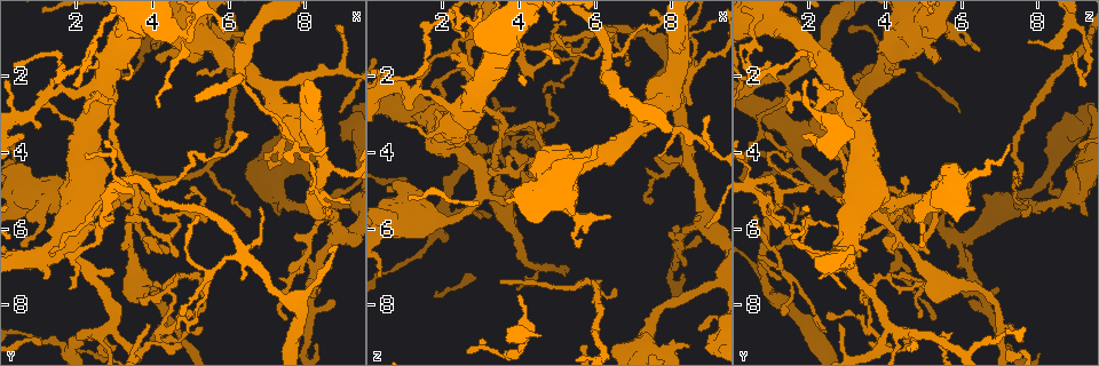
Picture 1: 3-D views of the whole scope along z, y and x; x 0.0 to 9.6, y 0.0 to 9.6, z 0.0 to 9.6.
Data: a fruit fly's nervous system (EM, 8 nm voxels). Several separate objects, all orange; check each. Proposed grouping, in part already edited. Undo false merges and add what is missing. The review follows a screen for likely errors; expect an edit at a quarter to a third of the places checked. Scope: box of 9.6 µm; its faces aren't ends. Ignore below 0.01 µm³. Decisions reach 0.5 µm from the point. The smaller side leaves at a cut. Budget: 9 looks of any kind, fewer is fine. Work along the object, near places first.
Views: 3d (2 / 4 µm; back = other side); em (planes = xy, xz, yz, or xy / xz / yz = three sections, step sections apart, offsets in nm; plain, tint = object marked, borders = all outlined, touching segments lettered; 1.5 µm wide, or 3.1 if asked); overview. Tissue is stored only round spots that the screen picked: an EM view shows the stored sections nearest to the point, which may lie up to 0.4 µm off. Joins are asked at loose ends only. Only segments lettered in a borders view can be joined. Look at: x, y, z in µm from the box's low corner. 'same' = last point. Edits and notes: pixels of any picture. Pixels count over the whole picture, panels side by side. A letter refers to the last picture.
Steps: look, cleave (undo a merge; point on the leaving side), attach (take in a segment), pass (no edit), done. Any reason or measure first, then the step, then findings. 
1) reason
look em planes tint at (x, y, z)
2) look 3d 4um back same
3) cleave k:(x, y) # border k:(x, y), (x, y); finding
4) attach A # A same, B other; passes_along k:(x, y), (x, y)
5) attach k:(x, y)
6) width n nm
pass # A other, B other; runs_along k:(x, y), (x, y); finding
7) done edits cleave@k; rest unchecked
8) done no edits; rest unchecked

an open end
look 3d 4um at (1.20, 6.05, 3.10)

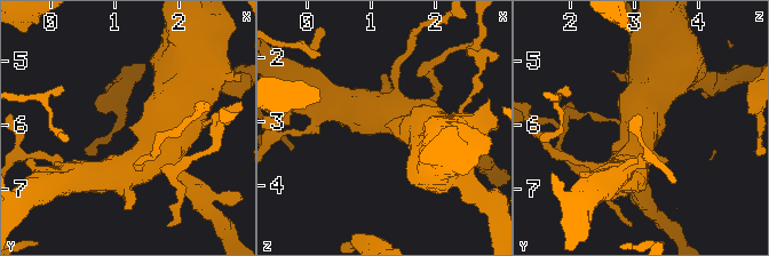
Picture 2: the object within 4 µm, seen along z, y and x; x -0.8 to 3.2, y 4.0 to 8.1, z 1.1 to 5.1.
shape alone is not enough
look em planes borders at (1.20, 6.05, 3.05)

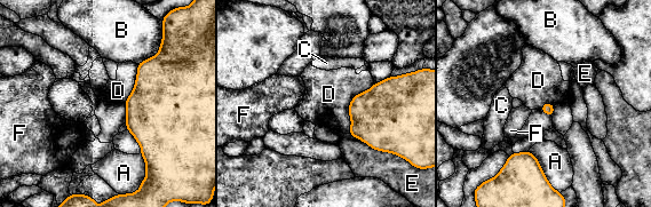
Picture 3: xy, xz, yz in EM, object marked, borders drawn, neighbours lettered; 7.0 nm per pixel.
pass # A other, B other, C other, D other, E other, F other; border 3:(374, 84), (351, 100), (348, 133); none of them fits

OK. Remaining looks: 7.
four-way junction
look 3d 4um at (3.00, 8.55, 4.00)

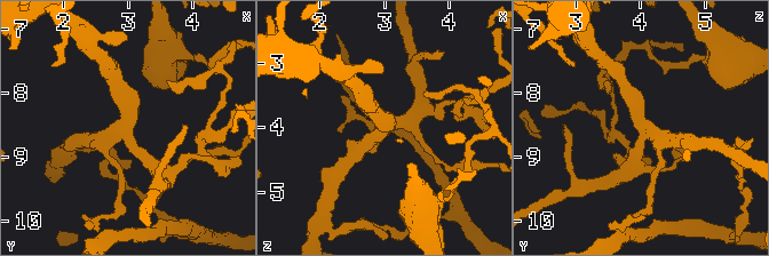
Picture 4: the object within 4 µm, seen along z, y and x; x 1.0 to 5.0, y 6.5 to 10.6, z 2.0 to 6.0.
arms 4; need the tissue
look em planes tint at (2.95, 8.55, 4.10)

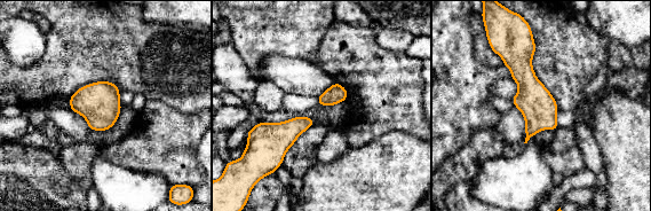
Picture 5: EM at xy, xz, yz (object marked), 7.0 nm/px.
see the neighbours
look em planes borders same

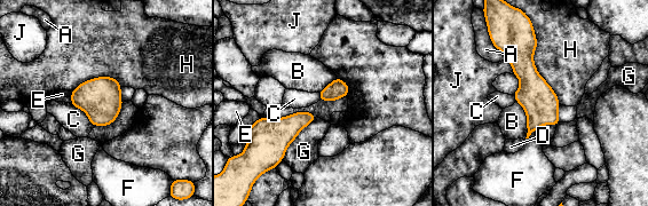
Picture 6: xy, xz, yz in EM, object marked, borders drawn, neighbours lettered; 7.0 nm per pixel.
pass # A other, B other, C other, D other, E other, F other, G other, H other, J other; border 6:(530, 20), (535, 68), (560, 103); one neuron here

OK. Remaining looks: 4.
an open end
look em yz step 4 borders at (8.05, 6.50, 6.05)

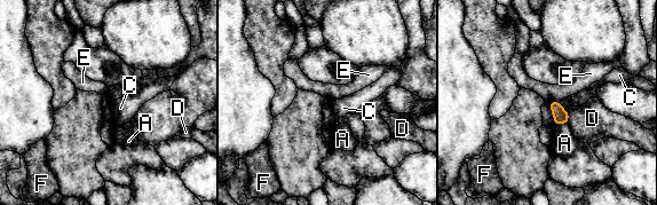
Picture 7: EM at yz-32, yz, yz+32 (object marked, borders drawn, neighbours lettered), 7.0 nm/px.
pass # A other, C other, D other, E other, F other; border 7:(559, 101), (548, 102); none of them fits

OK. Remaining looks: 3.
abrupt turn
look 3d 2um at (5.05, 4.10, 0.95)

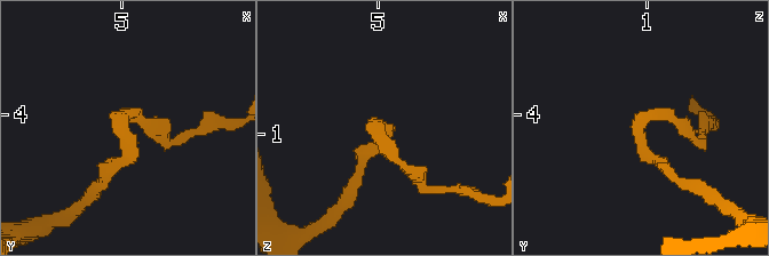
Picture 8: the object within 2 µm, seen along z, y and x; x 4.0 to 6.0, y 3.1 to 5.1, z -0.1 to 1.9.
look em xz step 8 tint at (5.02, 4.12, 0.94)

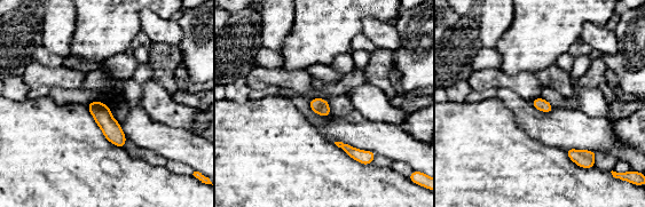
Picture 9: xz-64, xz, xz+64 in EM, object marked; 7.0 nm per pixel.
look em planes borders same

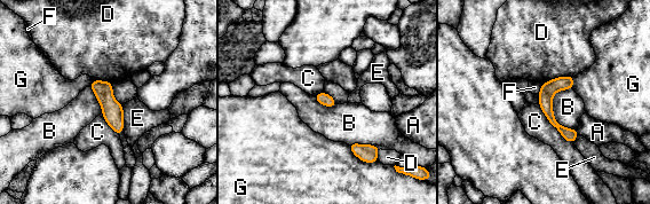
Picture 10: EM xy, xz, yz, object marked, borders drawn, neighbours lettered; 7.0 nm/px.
width 90 nm
pass # A other, B other, C other, D other, E other, F other, G other; runs_along 10:(568, 78), (547, 95), (547, 110), (571, 139); continuous, no second neuron

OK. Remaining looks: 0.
done no edits; rest unchecked

